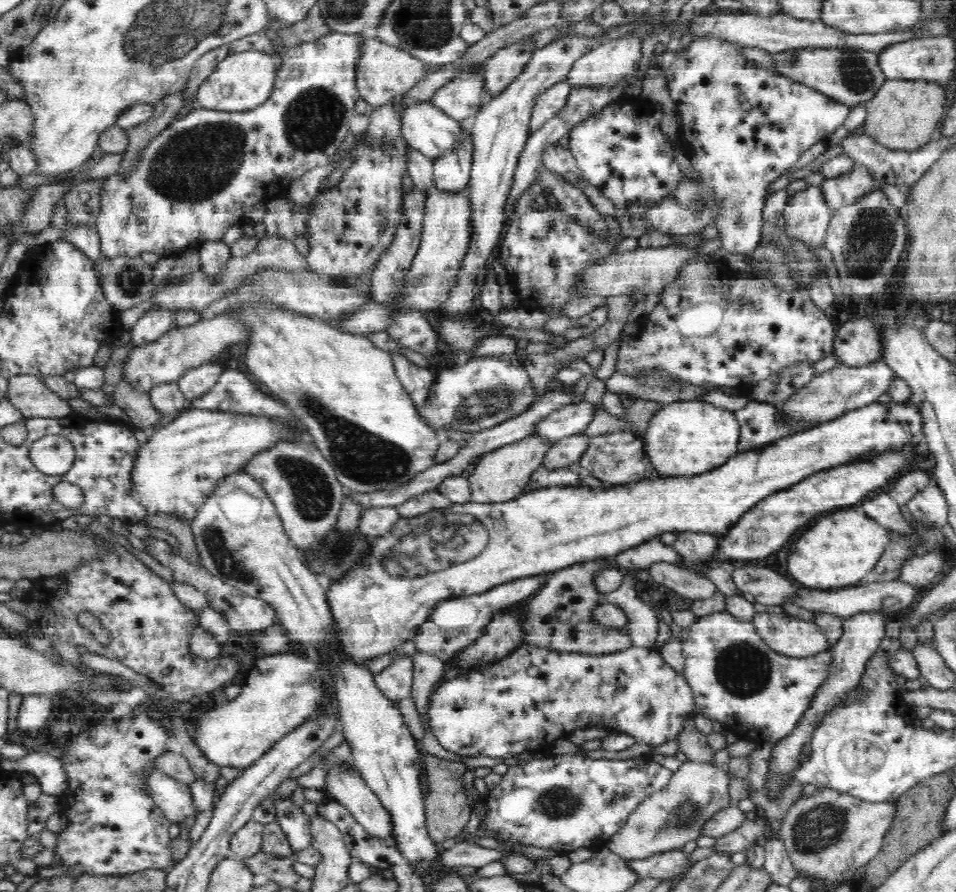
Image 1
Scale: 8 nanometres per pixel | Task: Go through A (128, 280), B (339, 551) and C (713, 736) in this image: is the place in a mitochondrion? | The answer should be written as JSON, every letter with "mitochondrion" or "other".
{"A":"mitochondrion","B":"mitochondrion","C":"other"}

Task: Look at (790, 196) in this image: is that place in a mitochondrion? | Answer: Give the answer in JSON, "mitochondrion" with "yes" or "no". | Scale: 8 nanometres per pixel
{"mitochondrion":"no"}

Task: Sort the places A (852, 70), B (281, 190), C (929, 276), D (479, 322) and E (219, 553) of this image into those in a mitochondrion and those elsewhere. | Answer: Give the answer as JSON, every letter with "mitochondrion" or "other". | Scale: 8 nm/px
{"A":"mitochondrion","B":"other","C":"other","D":"other","E":"mitochondrion"}

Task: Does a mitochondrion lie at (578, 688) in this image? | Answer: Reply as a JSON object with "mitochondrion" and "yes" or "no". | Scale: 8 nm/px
{"mitochondrion":"yes"}

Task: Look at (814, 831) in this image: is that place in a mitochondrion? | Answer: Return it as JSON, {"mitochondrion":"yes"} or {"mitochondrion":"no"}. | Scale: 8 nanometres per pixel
{"mitochondrion":"yes"}

